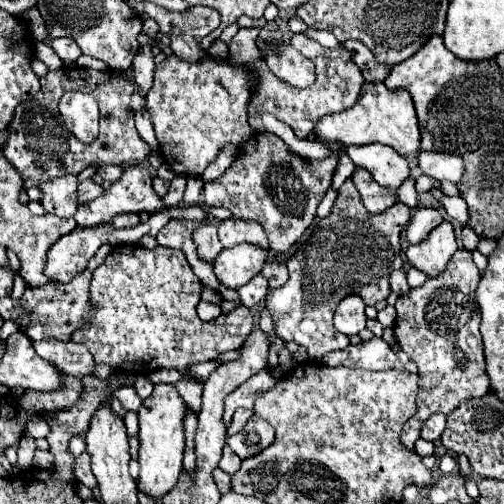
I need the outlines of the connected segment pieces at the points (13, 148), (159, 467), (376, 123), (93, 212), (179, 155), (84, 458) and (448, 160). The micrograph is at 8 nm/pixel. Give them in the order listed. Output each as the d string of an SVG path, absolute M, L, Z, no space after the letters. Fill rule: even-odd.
M61 69L61 71L49 71L47 77L41 79L41 91L21 103L15 111L15 117L9 125L9 139L3 147L5 159L17 169L17 173L23 179L23 187L39 187L41 183L65 177L65 175L77 175L83 169L91 165L131 165L145 161L147 153L151 151L149 145L139 137L133 125L133 109L129 105L131 93L137 91L137 85L125 83L119 71L101 73L101 71L89 71L89 69ZM73 89L87 89L87 93L93 93L97 97L99 109L101 109L101 135L97 137L97 143L93 145L79 145L79 141L73 139L67 129L63 129L57 103L65 91Z
M155 385L151 397L147 397L139 409L139 479L137 489L147 497L161 501L175 485L177 477L183 469L183 417L185 417L185 401L179 397L173 385Z
M365 83L357 103L341 113L325 115L315 127L315 137L329 143L341 143L343 147L383 143L393 147L399 155L407 157L419 151L419 127L411 95L403 89L389 91L383 83Z
M135 165L135 167L127 167L125 173L121 175L119 181L115 181L101 197L87 201L87 203L79 203L77 213L75 213L75 221L81 227L97 227L103 223L109 223L113 217L123 215L123 213L141 213L141 211L163 211L165 205L161 203L161 197L153 191L153 177L151 171L143 165Z
M173 55L165 59L161 65L157 65L153 87L147 93L147 111L157 133L161 157L169 165L169 169L177 175L201 177L207 165L217 159L219 151L225 145L245 143L245 139L253 135L247 123L247 103L251 99L251 91L253 91L251 75L243 67L231 67L227 61L213 61L211 57L207 57L201 63L189 65L187 61L181 61Z
M83 451L77 459L75 459L75 479L83 485L87 485L89 489L93 489L97 485L95 476L92 473L90 465L90 455L87 451Z
M421 151L419 153L419 167L425 175L429 175L437 181L451 181L455 185L459 183L459 179L465 177L465 165L459 155Z

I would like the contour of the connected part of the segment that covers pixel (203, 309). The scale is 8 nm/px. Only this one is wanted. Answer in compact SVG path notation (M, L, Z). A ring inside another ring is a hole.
M201 301L197 305L197 313L199 313L199 317L219 317L221 315L221 307L219 305L213 305L213 303Z

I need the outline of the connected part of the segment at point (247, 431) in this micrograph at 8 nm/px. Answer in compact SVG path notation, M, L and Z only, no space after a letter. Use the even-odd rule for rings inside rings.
M253 415L237 435L227 437L227 445L241 459L247 459L247 457L253 457L253 455L261 453L263 449L267 449L273 443L273 439L275 439L273 427L265 419Z

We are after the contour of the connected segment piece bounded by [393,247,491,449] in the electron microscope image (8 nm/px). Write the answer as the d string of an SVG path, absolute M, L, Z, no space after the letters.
M459 247L441 275L427 279L421 287L401 295L395 303L395 337L399 347L419 367L417 413L403 425L401 431L401 443L409 449L413 449L413 443L419 439L425 419L435 413L449 415L457 403L485 397L491 391L483 359L483 341L479 333L481 311L475 297L479 281L481 273L473 263L471 251Z

